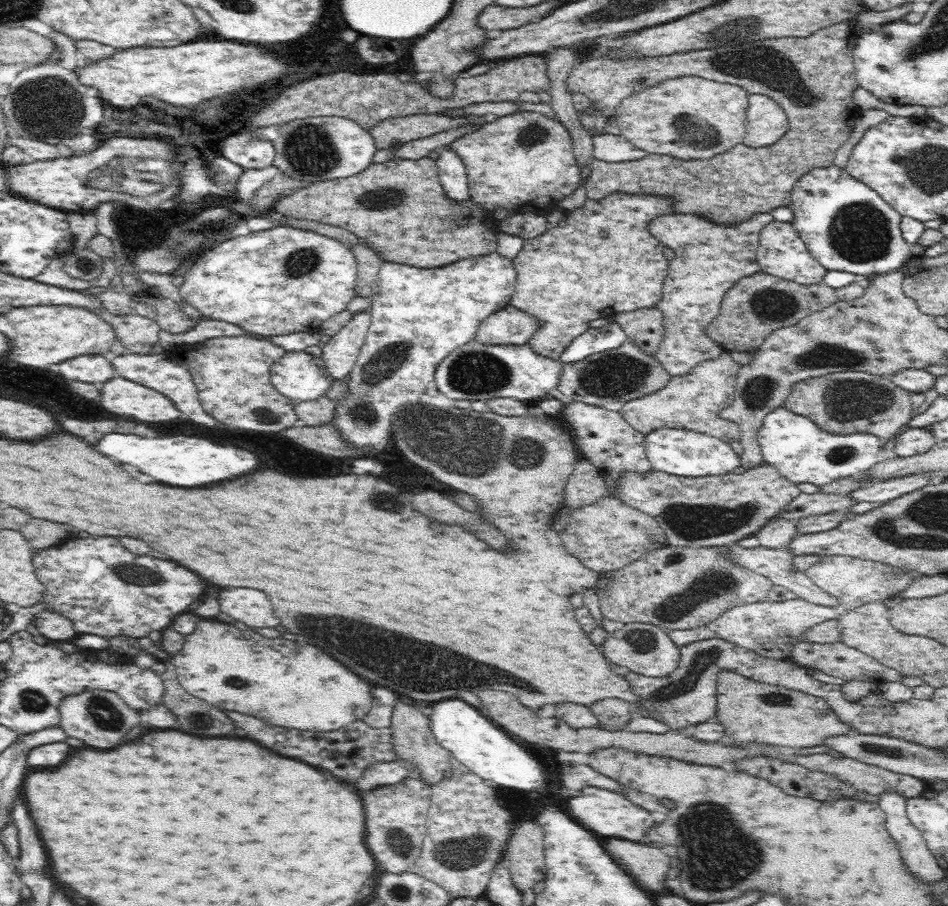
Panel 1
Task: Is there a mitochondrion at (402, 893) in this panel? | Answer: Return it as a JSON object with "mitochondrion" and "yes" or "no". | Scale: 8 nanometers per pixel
{"mitochondrion":"yes"}

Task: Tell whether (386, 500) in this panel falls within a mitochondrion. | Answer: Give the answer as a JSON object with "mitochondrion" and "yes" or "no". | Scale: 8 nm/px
{"mitochondrion":"yes"}

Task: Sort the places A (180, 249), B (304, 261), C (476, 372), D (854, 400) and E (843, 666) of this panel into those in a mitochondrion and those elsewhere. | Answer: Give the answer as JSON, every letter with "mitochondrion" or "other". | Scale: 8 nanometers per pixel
{"A":"mitochondrion","B":"mitochondrion","C":"mitochondrion","D":"mitochondrion","E":"other"}

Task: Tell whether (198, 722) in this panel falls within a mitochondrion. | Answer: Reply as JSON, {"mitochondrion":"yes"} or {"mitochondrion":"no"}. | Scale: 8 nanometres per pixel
{"mitochondrion":"yes"}

